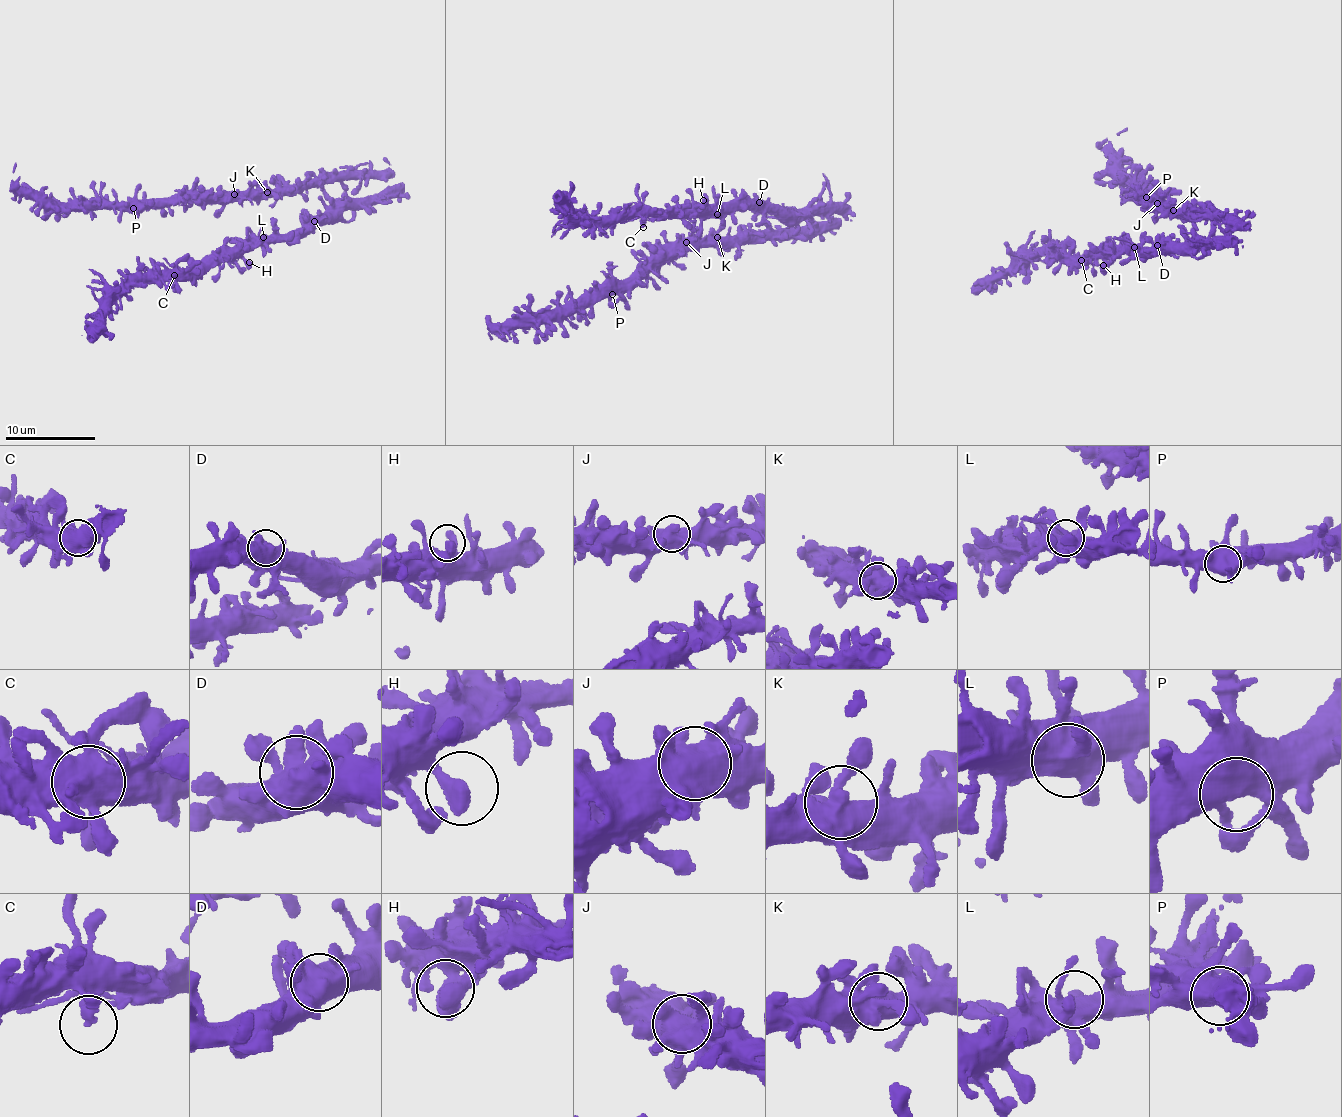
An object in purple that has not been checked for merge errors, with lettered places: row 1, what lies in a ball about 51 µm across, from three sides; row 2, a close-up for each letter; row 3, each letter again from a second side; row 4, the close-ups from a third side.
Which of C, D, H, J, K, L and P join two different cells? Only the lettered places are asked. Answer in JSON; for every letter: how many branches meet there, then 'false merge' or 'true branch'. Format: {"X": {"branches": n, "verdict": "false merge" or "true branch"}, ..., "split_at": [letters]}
{"C": {"branches": 1, "verdict": "true branch"}, "D": {"branches": 2, "verdict": "true branch"}, "H": {"branches": 2, "verdict": "true branch"}, "J": {"branches": 2, "verdict": "true branch"}, "K": {"branches": 2, "verdict": "true branch"}, "L": {"branches": 2, "verdict": "true branch"}, "P": {"branches": 2, "verdict": "true branch"}, "split_at": []}

